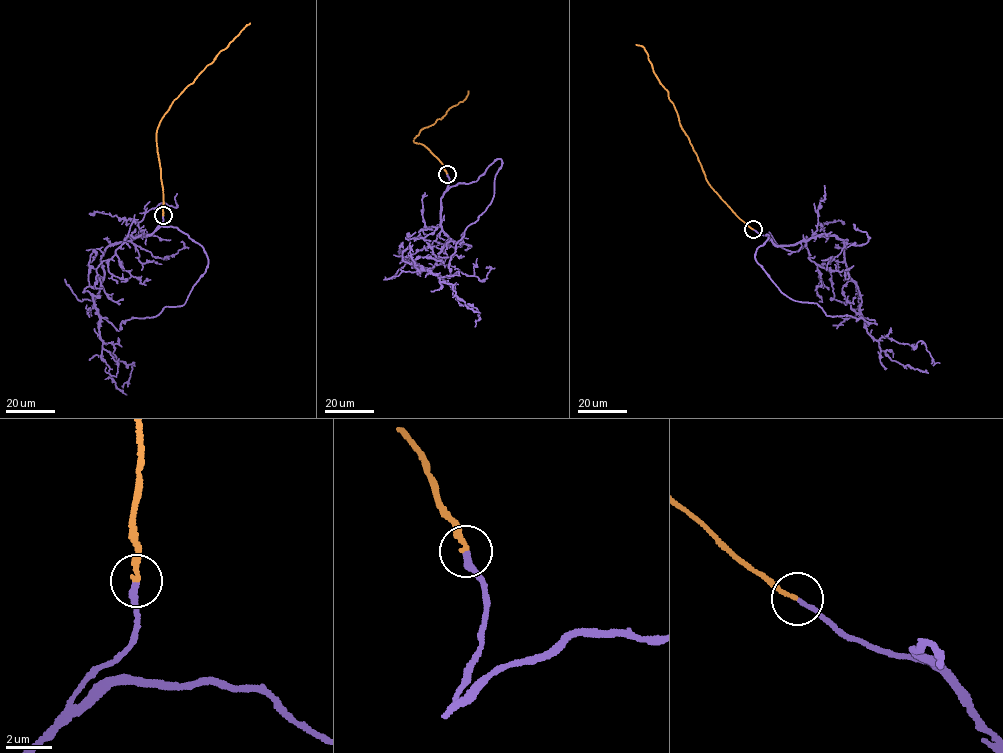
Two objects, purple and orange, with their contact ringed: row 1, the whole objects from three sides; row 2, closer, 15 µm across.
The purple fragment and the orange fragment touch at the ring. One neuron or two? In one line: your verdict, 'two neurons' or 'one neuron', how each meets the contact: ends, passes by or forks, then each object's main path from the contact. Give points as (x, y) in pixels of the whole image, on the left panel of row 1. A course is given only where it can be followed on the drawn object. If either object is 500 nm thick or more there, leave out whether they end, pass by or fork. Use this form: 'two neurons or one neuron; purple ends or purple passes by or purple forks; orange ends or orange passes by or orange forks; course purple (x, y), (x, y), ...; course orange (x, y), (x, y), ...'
one neuron; purple ends; orange ends; course purple (163, 215), (149, 236), (111, 244), (101, 258), (99, 333), (118, 361), (134, 363), (121, 387); course orange (163, 215), (156, 142), (160, 121), (179, 94), (250, 22)

